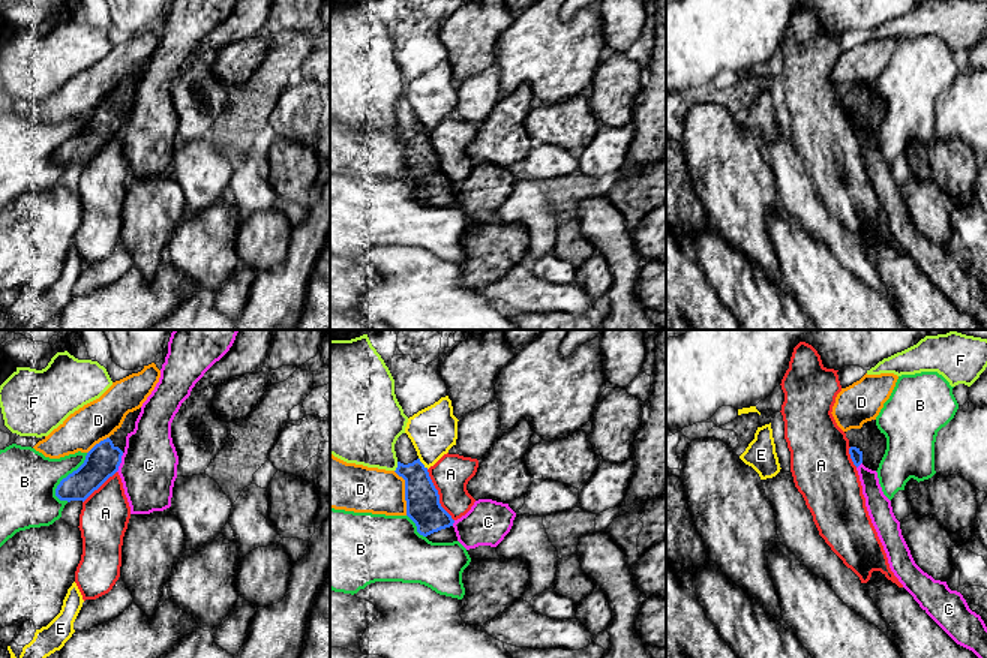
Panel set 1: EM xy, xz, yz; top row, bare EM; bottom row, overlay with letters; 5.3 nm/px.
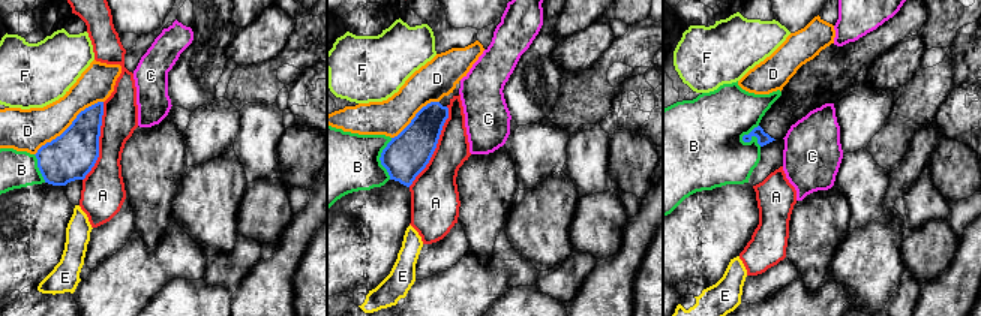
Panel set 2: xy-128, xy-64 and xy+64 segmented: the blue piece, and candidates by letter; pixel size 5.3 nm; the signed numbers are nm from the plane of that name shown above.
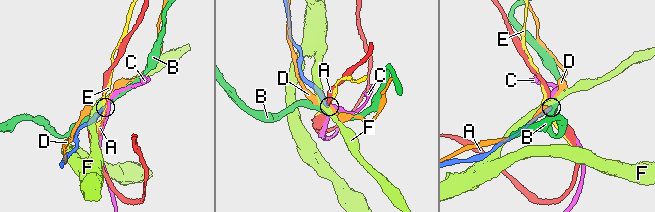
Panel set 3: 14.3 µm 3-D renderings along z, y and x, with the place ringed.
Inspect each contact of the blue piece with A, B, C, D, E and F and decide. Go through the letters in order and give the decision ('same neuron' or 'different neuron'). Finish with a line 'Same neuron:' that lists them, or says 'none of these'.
A: different neuron
B: different neuron
C: different neuron
D: different neuron
E: different neuron
F: different neuron
Same neuron: none of these

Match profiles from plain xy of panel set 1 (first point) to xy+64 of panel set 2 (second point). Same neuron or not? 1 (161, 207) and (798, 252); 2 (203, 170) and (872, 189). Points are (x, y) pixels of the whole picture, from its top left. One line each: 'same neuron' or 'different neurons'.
1: same neuron
2: same neuron

